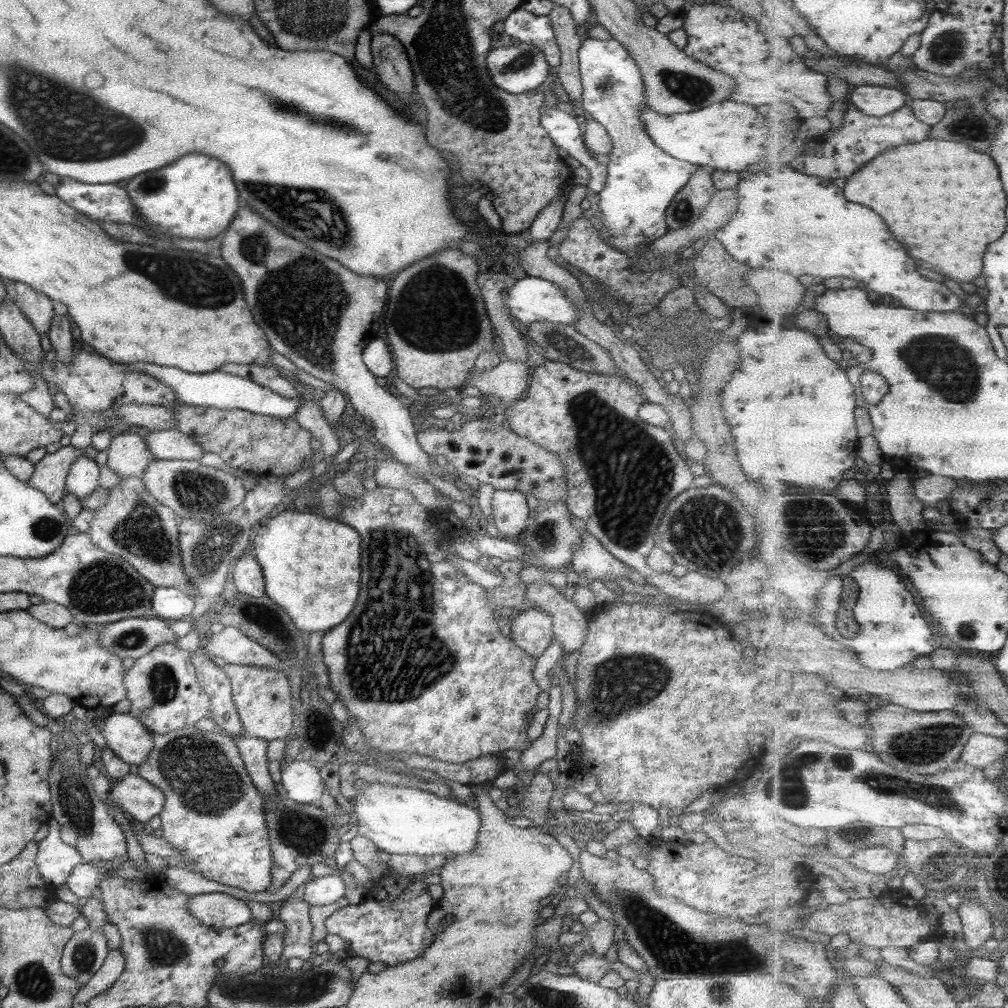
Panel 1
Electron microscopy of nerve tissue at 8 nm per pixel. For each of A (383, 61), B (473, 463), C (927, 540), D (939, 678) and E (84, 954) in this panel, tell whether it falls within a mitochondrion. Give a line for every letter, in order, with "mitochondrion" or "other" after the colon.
A: other
B: other
C: other
D: other
E: mitochondrion

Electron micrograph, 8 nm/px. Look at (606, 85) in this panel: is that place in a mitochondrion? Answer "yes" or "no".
yes

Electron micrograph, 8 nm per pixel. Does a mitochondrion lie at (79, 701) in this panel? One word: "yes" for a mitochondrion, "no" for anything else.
no

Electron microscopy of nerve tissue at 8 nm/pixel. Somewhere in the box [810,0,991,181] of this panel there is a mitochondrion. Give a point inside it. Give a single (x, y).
(946, 49)

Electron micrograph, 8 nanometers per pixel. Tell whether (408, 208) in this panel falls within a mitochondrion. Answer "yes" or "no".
no

